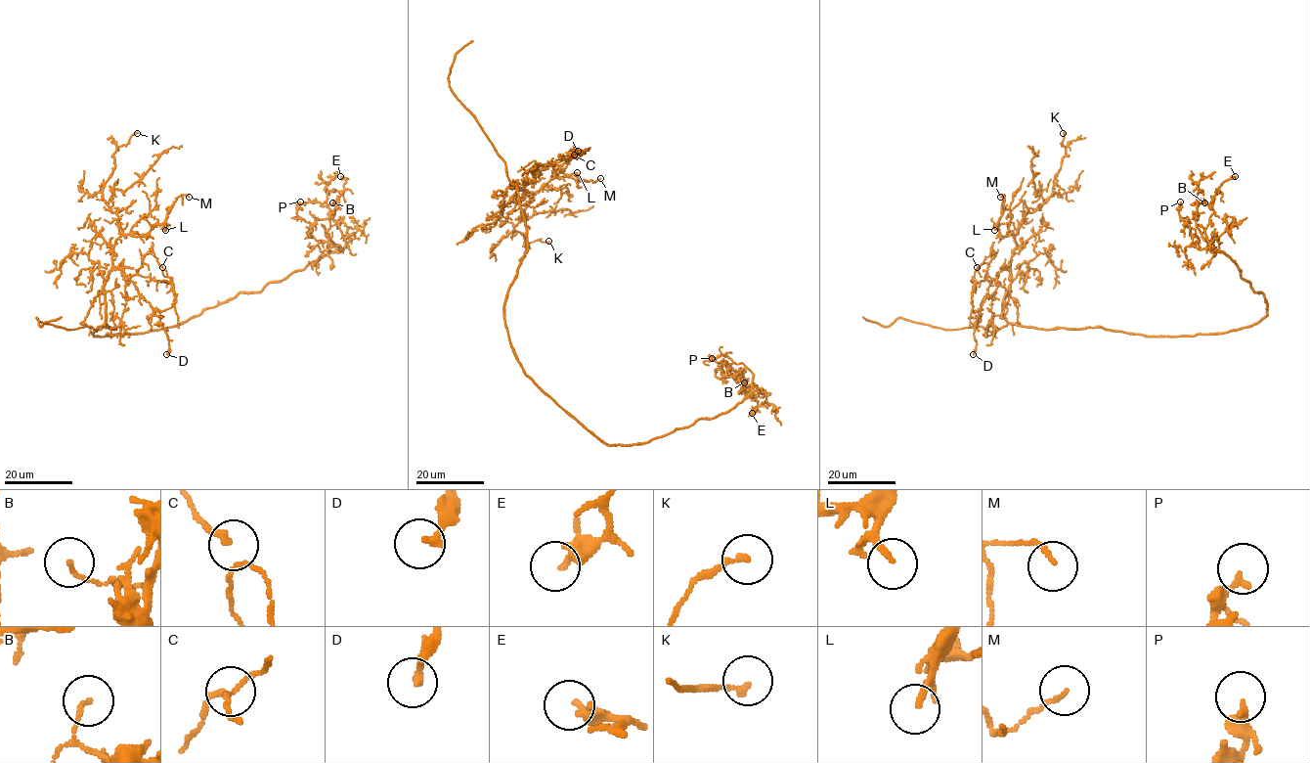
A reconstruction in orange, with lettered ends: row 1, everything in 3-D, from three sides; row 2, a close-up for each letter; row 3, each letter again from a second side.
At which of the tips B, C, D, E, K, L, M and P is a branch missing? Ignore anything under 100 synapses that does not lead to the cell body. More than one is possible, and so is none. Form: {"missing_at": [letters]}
{"missing_at": []}

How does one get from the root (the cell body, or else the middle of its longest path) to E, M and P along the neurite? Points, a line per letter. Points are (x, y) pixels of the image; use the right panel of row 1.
E: (1171, 336), (1223, 334), (1267, 315), (1264, 295), (1227, 255), (1209, 247), (1204, 231), (1218, 188), (1235, 176)
M: (1171, 336), (1010, 323), (1002, 302), (1016, 241), (1014, 235), (999, 234), (996, 224), (1004, 195), (1000, 197)
P: (1171, 336), (1223, 334), (1267, 315), (1264, 295), (1227, 255), (1190, 246), (1199, 238), (1179, 215), (1180, 201)

